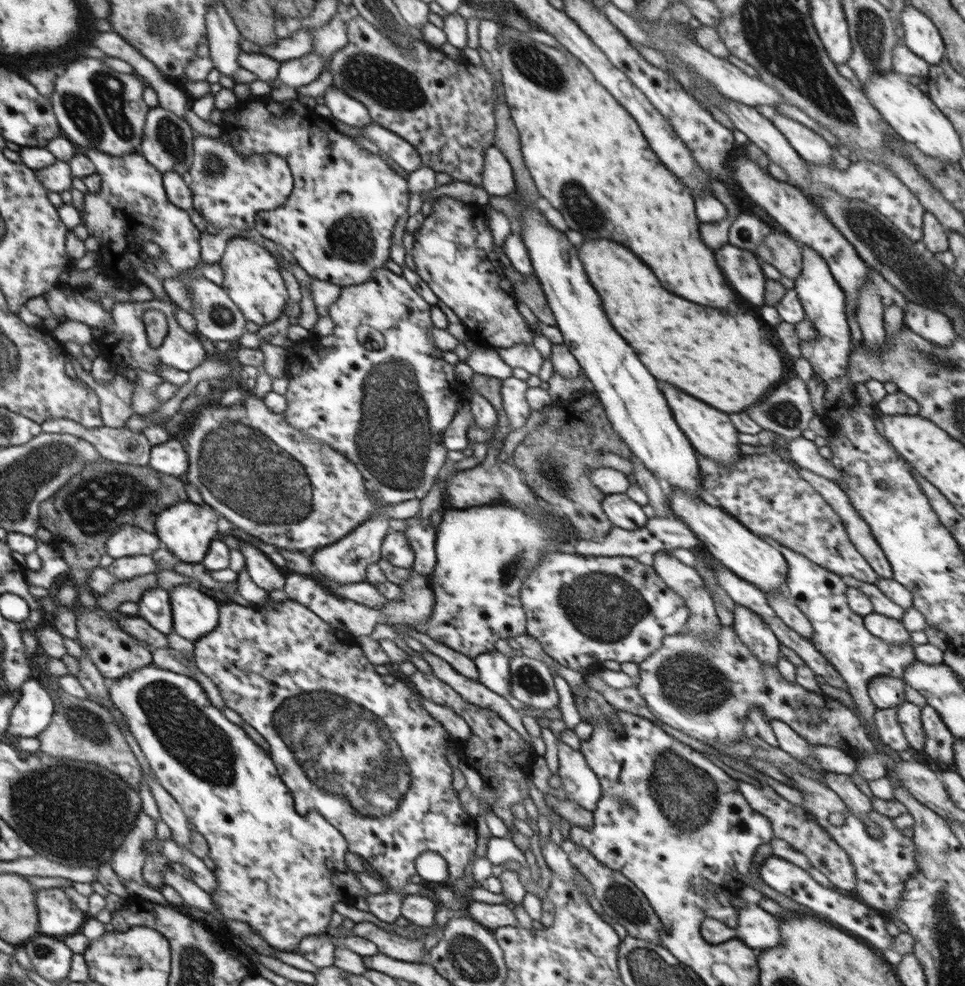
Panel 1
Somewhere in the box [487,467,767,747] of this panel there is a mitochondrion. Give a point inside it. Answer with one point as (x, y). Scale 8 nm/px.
(605, 606)

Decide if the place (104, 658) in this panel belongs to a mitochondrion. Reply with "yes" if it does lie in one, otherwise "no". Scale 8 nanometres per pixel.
no

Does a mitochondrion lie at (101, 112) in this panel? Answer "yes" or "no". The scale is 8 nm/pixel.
yes

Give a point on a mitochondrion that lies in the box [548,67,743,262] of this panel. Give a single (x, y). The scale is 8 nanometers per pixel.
(580, 206)

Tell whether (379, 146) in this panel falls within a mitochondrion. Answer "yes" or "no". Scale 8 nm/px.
no

